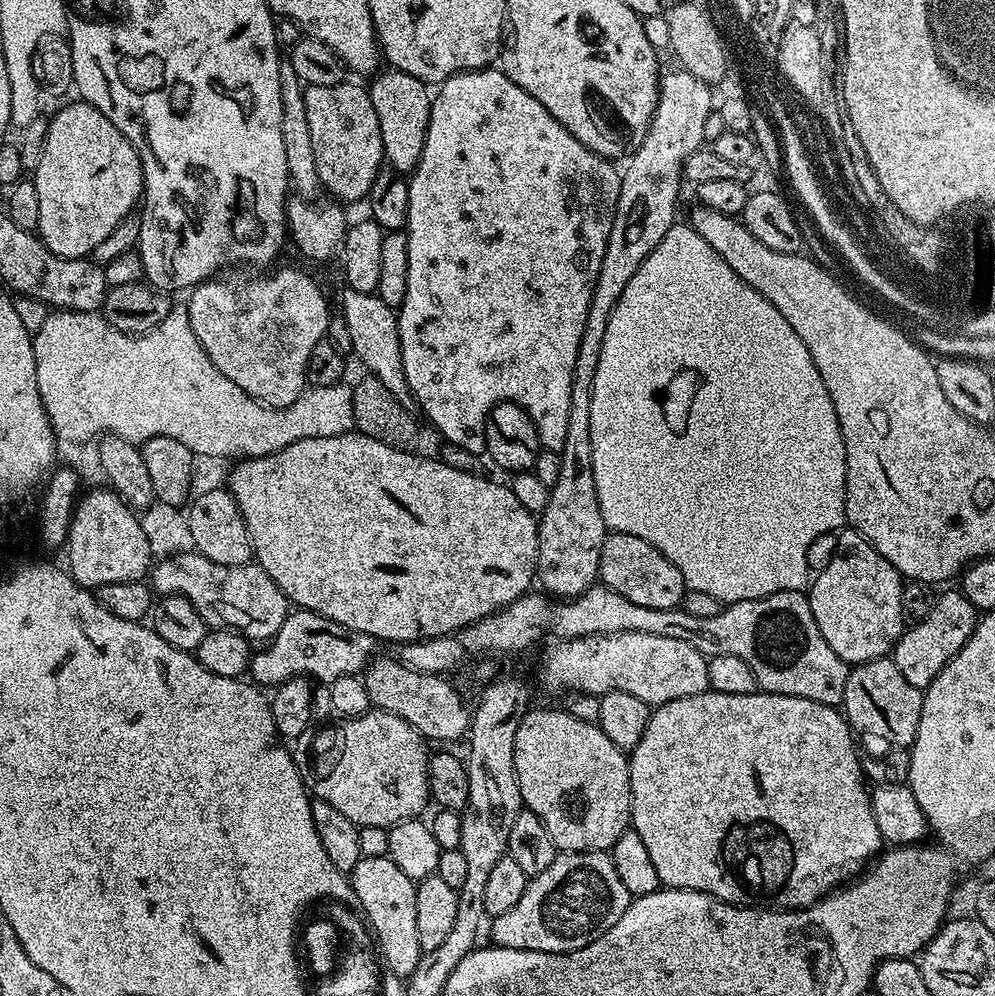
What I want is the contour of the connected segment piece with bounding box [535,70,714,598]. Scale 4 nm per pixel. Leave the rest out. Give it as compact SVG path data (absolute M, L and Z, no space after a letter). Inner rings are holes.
M675 70L676 72L665 71L660 78L660 93L658 94L658 103L652 115L650 126L646 130L646 138L637 146L635 152L627 157L628 165L622 168L620 172L620 193L618 194L618 206L614 214L614 222L610 230L610 238L606 242L606 254L602 254L602 270L598 270L598 282L594 282L594 294L590 298L590 310L586 314L586 326L582 330L582 342L578 342L578 358L574 358L574 378L572 379L572 393L570 394L570 426L566 430L566 446L562 446L560 453L560 465L558 466L558 482L554 482L554 486L548 490L548 501L546 502L546 510L539 513L538 527L538 550L536 551L536 570L535 575L538 577L538 584L547 595L553 598L571 598L582 594L587 588L592 587L597 583L600 574L600 559L602 558L602 542L606 535L604 527L604 519L602 518L602 510L598 506L598 498L596 497L596 487L594 486L594 466L592 465L592 455L594 454L594 446L590 442L590 398L592 397L592 387L594 386L594 370L598 370L598 357L602 354L602 338L606 338L606 322L610 322L610 314L614 310L614 306L618 302L618 298L622 294L622 290L626 290L626 282L630 282L630 278L634 278L634 274L638 274L638 266L642 266L642 262L646 262L646 258L654 250L654 246L658 246L658 242L662 242L662 238L667 236L668 231L674 226L672 220L676 216L676 199L680 196L680 184L682 185L682 169L686 158L690 158L690 154L694 154L705 143L704 135L702 134L703 127L706 126L706 118L714 111L714 100L712 104L713 89L709 85L704 84L698 78L694 78L694 74L683 70Z

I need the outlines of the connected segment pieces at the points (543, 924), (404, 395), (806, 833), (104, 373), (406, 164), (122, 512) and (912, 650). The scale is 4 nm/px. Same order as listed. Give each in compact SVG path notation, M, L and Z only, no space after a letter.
M560 852L542 870L542 874L529 879L522 898L506 914L491 917L491 943L498 948L510 950L534 950L535 952L573 952L606 934L622 914L632 904L634 897L622 886L622 878L618 878L618 870L614 870L614 862L608 852Z
M345 287L340 296L338 312L344 316L346 327L350 330L350 339L353 342L351 355L360 359L365 373L371 374L402 402L406 409L413 407L412 391L408 389L406 374L402 370L402 348L398 338L397 309L386 306L382 298L375 292L359 292L353 288Z
M709 690L655 705L646 726L646 734L642 734L642 742L638 742L638 746L630 754L628 773L632 791L630 828L646 845L650 859L654 862L654 870L658 870L661 885L666 888L709 892L727 904L775 906L777 909L787 910L808 908L837 886L851 881L861 871L860 864L867 865L882 848L878 822L874 822L872 813L872 798L866 783L862 756L861 753L856 753L852 736L854 737L853 729L833 705L819 704L810 698L777 692L757 690L754 694L722 694Z
M173 307L172 311L166 314L166 318L162 322L158 322L158 326L154 326L149 332L139 334L120 332L114 326L110 326L110 322L106 322L106 318L99 311L52 310L47 314L49 316L41 322L40 329L35 329L32 345L34 346L34 366L38 374L38 394L42 398L42 406L50 418L50 426L57 441L64 443L65 440L68 444L84 444L87 440L93 439L92 441L95 441L101 434L107 434L126 438L131 444L140 446L145 440L165 436L182 442L182 446L190 449L192 455L214 454L215 457L239 462L266 454L274 454L302 438L334 438L338 434L351 432L356 427L352 389L347 383L331 384L325 388L305 387L297 400L285 408L269 408L268 405L255 400L250 394L246 394L246 390L242 390L242 386L234 386L234 382L230 382L230 378L226 378L226 374L222 374L222 370L218 370L218 366L214 366L214 362L210 362L206 350L202 350L202 342L198 342L198 338L194 338L194 330L190 330L190 318L183 307Z
M381 71L375 77L377 80L370 84L370 102L374 102L374 114L378 114L378 130L382 130L382 150L387 167L401 174L410 174L416 168L426 142L432 96L418 78L405 72L387 71Z
M107 487L86 492L77 499L68 527L67 571L72 579L89 590L101 588L110 582L144 580L153 567L154 557L140 525L141 517L129 508L122 497Z
M941 591L930 614L926 614L922 622L905 627L896 647L890 653L890 658L898 666L898 670L902 670L902 678L906 678L910 686L921 690L927 688L932 679L954 658L954 654L958 654L962 646L966 646L970 634L976 628L977 619L978 609L964 597L963 592Z

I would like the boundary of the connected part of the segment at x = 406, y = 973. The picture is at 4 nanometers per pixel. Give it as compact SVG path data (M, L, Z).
M386 855L361 858L350 874L350 883L354 894L358 894L358 902L362 902L364 918L378 945L384 967L401 978L412 976L422 955L414 907L417 881L406 878L406 874L402 874L402 870L398 870L398 866L394 866L394 862Z

